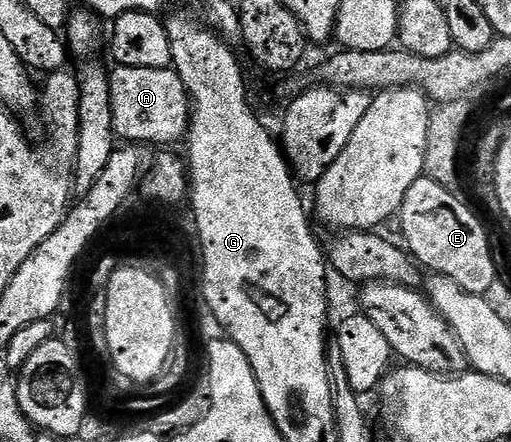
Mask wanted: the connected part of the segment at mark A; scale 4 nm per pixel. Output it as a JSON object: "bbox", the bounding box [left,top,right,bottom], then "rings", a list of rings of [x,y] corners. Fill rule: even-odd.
{"bbox":[108,65,192,147],"rings":[[[116,65],[111,70],[108,82],[110,107],[114,115],[112,129],[121,142],[168,147],[171,141],[185,140],[192,120],[192,98],[188,96],[186,83],[182,83],[175,69]]]}

